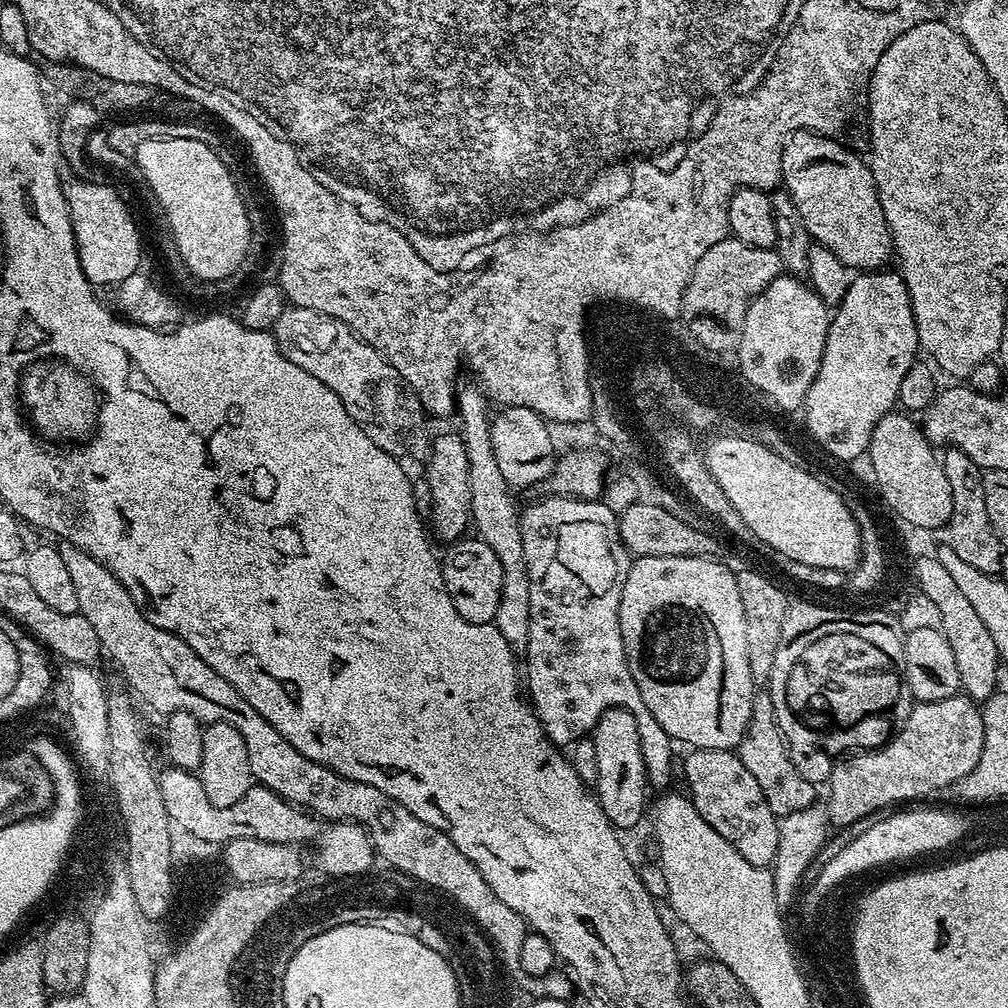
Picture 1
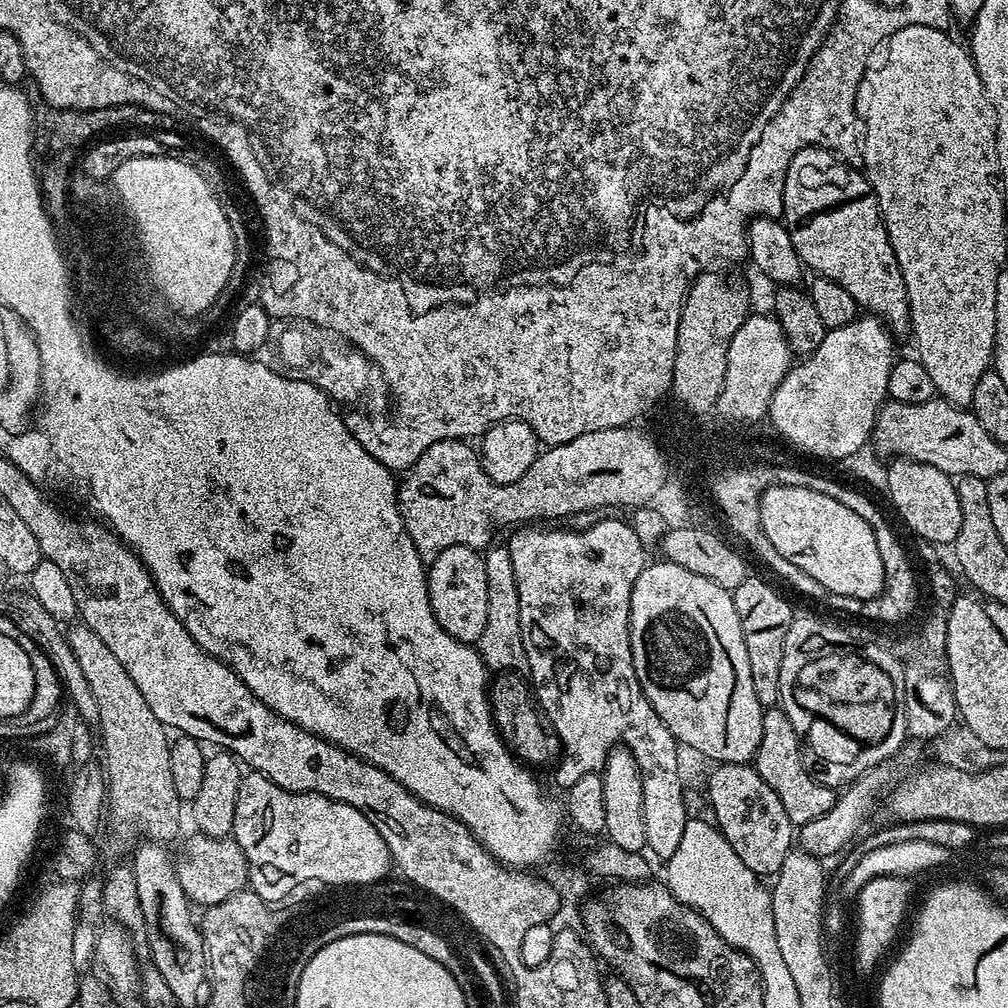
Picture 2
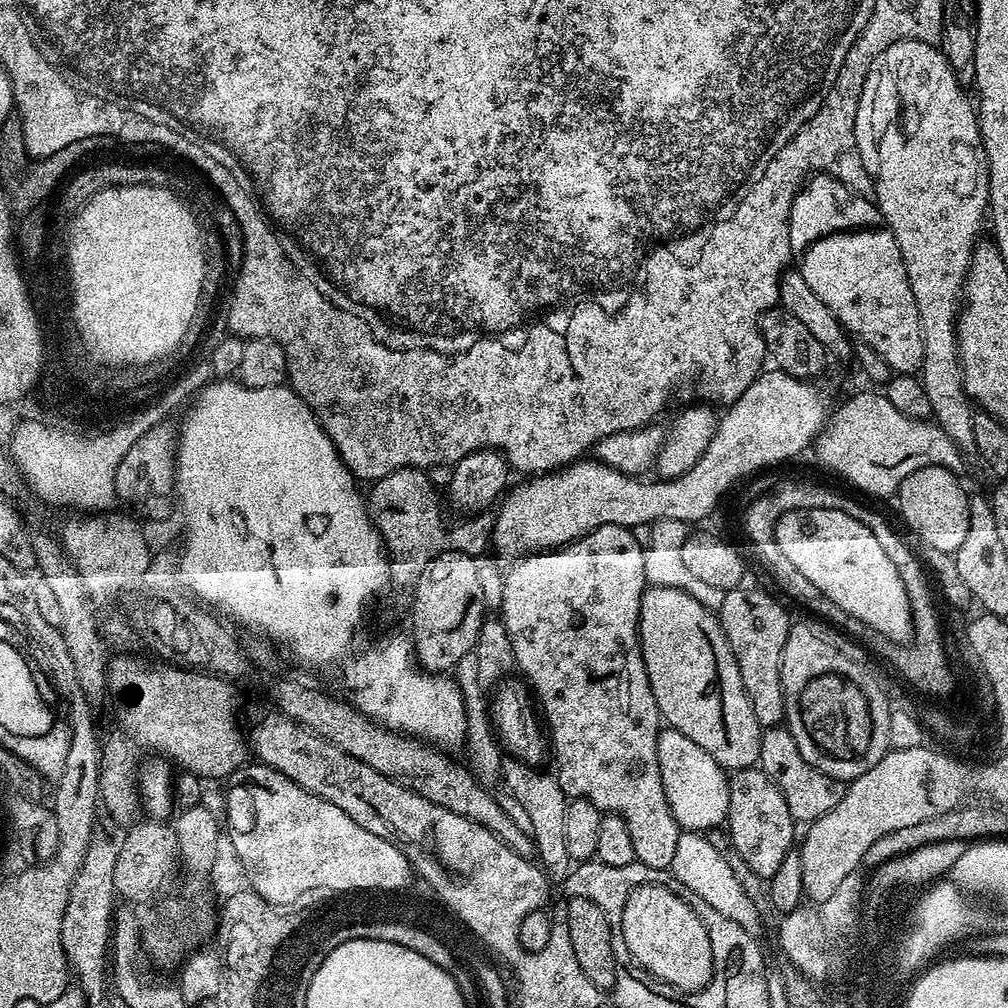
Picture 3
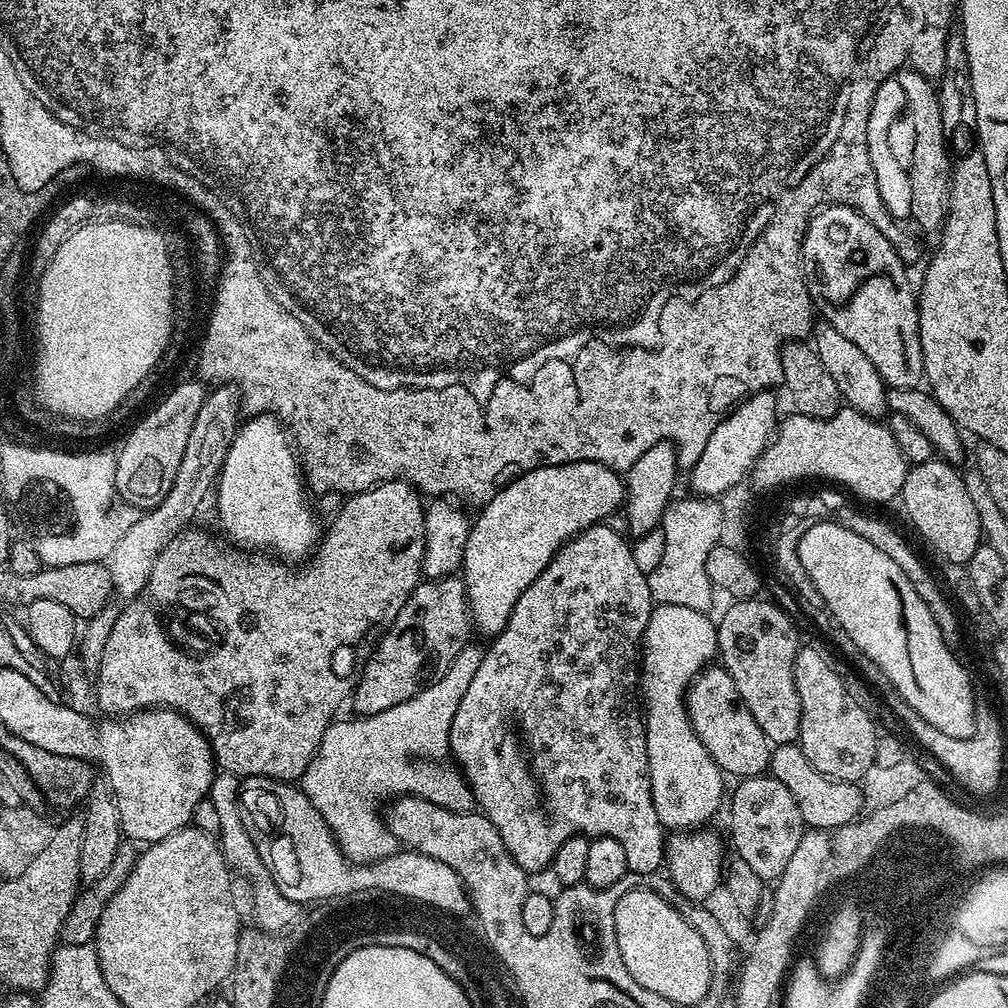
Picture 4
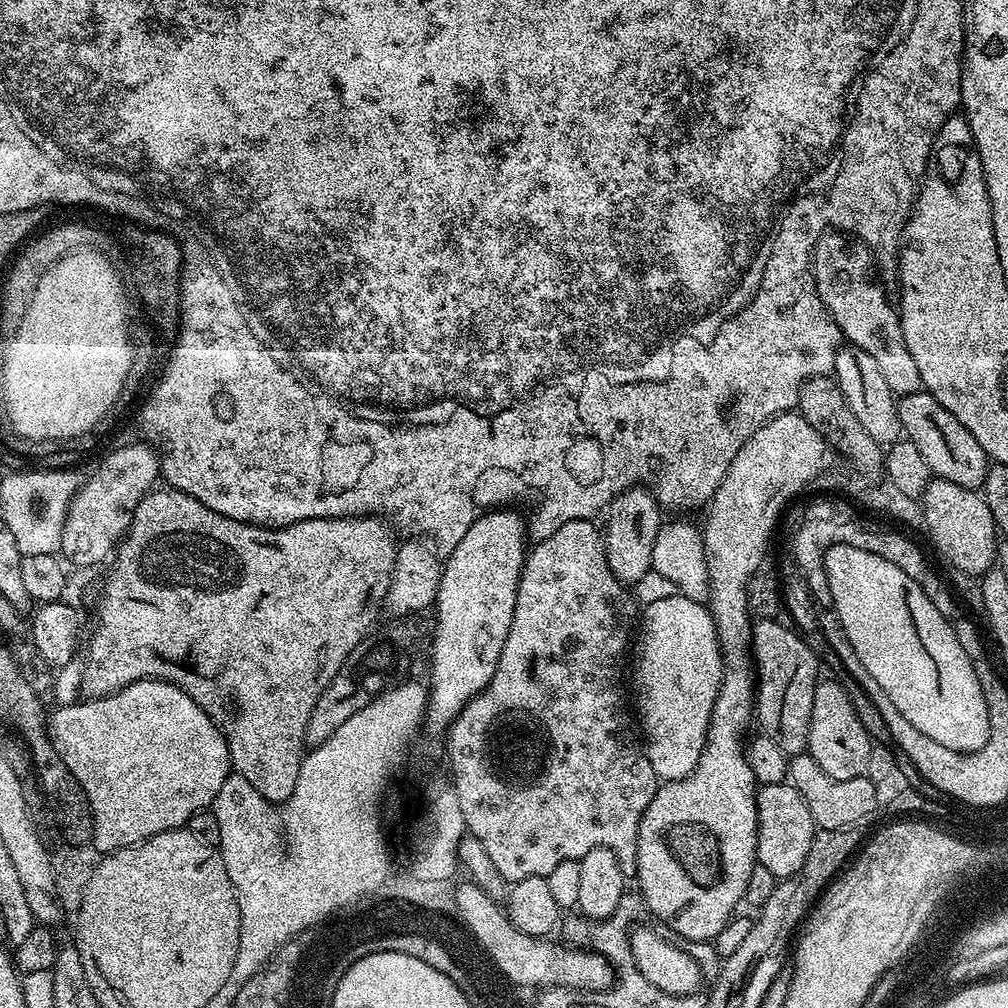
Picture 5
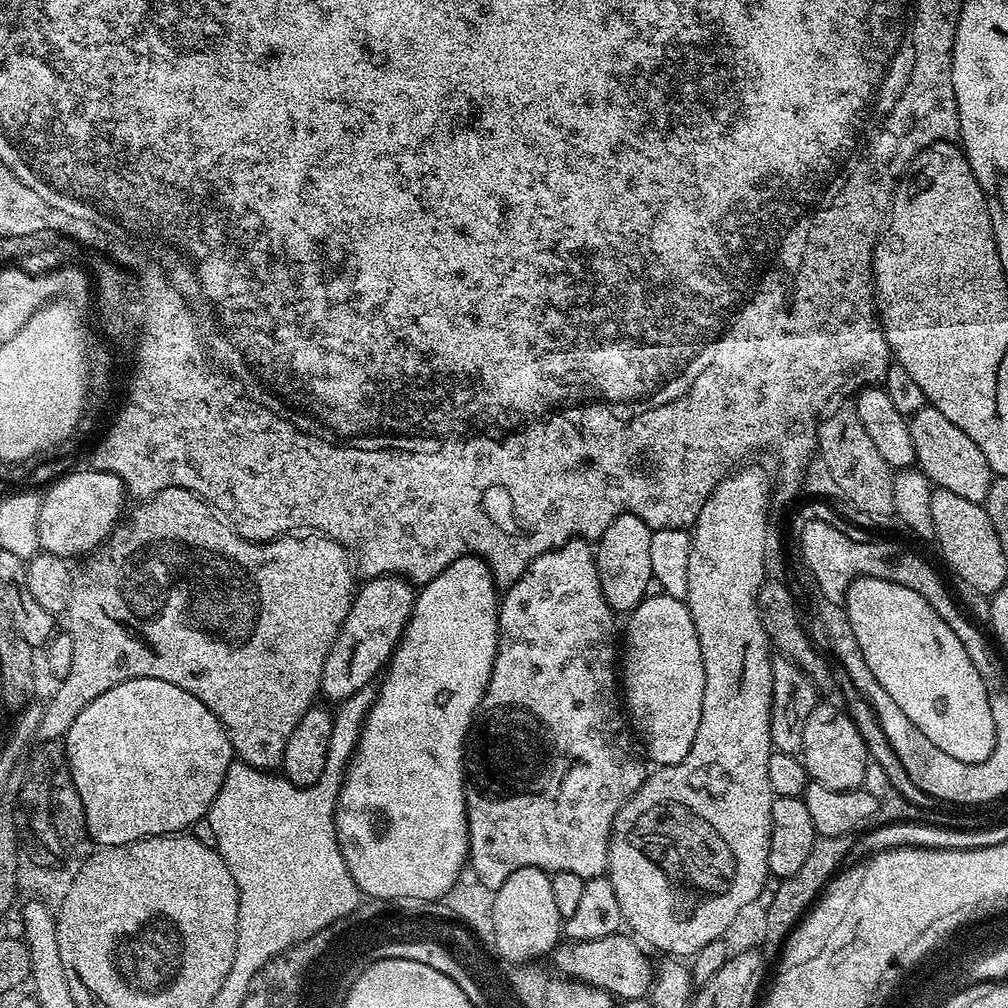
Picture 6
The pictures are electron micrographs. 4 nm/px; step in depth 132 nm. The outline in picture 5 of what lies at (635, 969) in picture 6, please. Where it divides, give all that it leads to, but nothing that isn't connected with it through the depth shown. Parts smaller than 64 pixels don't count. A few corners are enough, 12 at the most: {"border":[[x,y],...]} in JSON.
{"border":[[474,883],[454,911],[521,989],[601,992],[599,952],[522,934]]}

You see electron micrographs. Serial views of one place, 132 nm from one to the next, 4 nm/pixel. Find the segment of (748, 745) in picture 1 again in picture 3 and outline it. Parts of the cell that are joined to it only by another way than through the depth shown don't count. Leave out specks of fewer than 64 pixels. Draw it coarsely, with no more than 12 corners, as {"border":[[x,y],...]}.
{"border":[[787,727],[760,734],[758,766],[792,819],[813,824],[845,785],[810,766]]}

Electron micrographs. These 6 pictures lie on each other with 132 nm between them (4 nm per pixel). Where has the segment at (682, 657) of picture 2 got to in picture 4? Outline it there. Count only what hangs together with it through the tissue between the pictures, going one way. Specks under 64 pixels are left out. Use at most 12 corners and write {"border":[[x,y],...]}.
{"border":[[705,668],[686,699],[721,772],[769,771],[773,745],[727,668]]}

